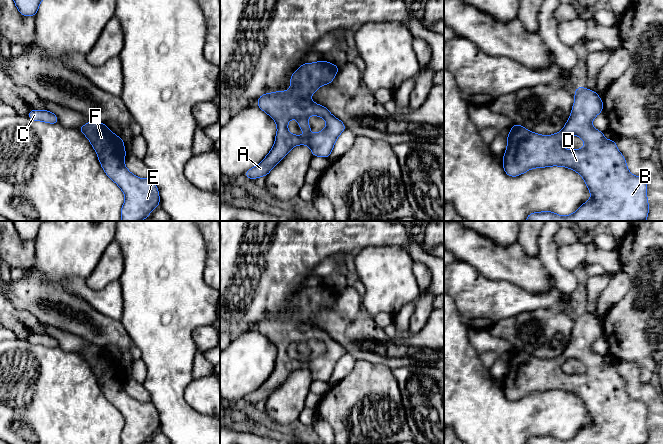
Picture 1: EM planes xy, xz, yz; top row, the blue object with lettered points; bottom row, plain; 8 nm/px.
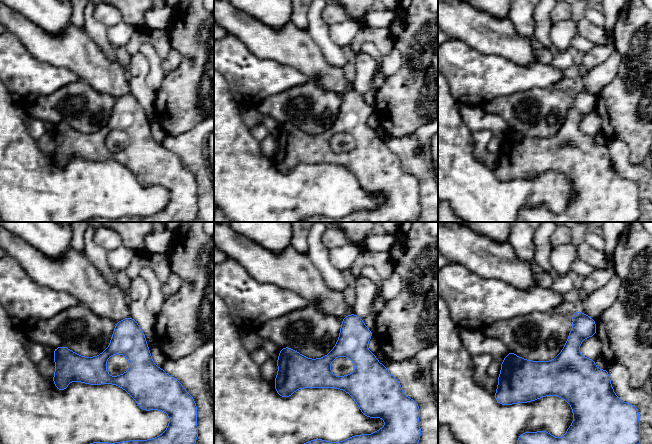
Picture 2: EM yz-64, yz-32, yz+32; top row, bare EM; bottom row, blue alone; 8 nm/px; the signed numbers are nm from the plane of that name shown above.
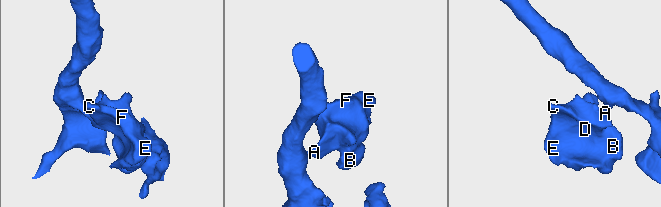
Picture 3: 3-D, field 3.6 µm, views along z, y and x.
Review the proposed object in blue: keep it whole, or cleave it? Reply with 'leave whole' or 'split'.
leave whole

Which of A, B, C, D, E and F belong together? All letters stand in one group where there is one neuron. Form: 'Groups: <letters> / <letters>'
Groups: A B C D E F

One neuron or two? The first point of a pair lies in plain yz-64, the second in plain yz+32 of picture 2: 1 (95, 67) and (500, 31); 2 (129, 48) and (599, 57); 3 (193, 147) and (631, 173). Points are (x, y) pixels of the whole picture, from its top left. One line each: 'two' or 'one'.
1: one
2: two
3: one

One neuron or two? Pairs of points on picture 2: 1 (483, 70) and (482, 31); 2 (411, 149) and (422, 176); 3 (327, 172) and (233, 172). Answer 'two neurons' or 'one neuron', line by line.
1: two neurons
2: one neuron
3: one neuron

